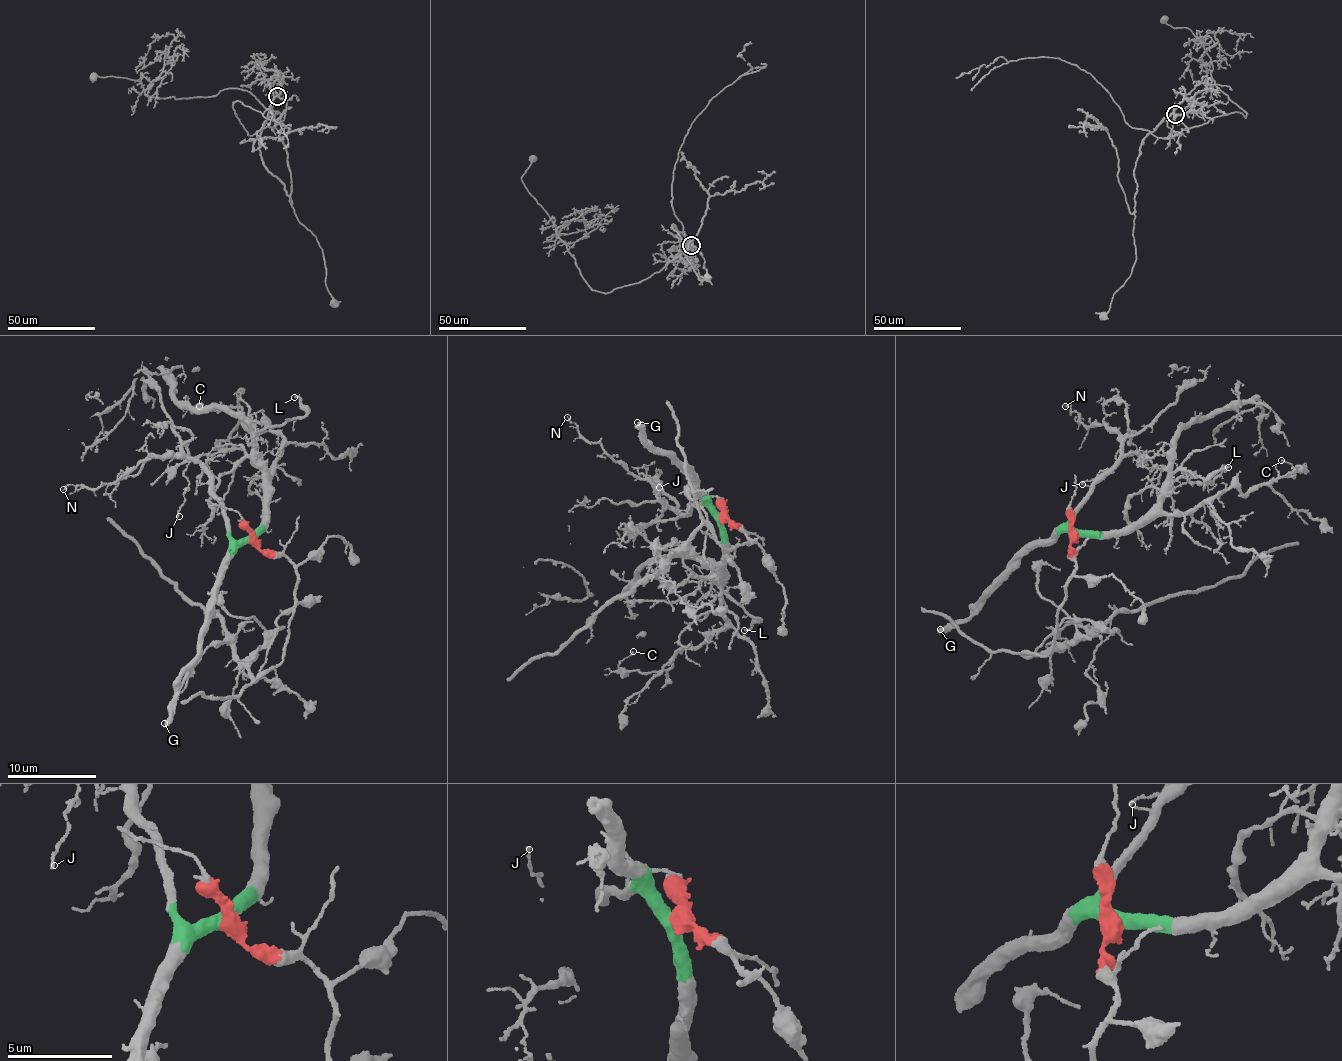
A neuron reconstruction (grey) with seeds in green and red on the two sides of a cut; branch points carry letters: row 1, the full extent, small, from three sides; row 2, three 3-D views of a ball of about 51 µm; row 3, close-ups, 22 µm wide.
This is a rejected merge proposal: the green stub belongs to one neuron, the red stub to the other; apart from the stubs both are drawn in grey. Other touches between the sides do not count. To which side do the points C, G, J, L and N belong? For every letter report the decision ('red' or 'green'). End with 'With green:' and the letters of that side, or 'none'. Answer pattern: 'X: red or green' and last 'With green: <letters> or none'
C: green
G: green
J: green
L: green
N: green
With green: C, G, J, L, N

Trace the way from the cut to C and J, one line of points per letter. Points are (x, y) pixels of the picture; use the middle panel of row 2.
C: (719, 519), (723, 564), (720, 609), (725, 626), (692, 649), (684, 648), (665, 671), (619, 667), (634, 651)
J: (719, 519), (706, 503), (684, 514), (663, 505), (667, 507), (658, 487)

